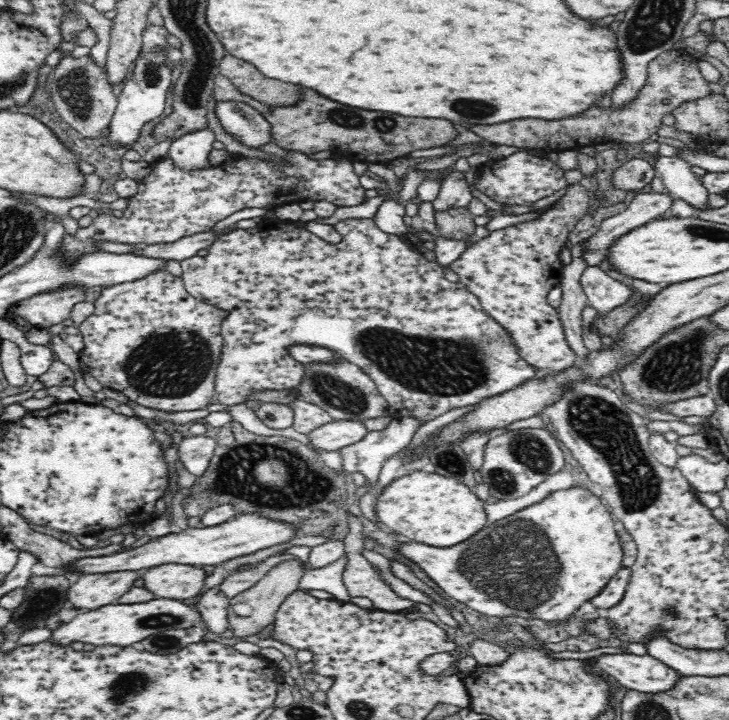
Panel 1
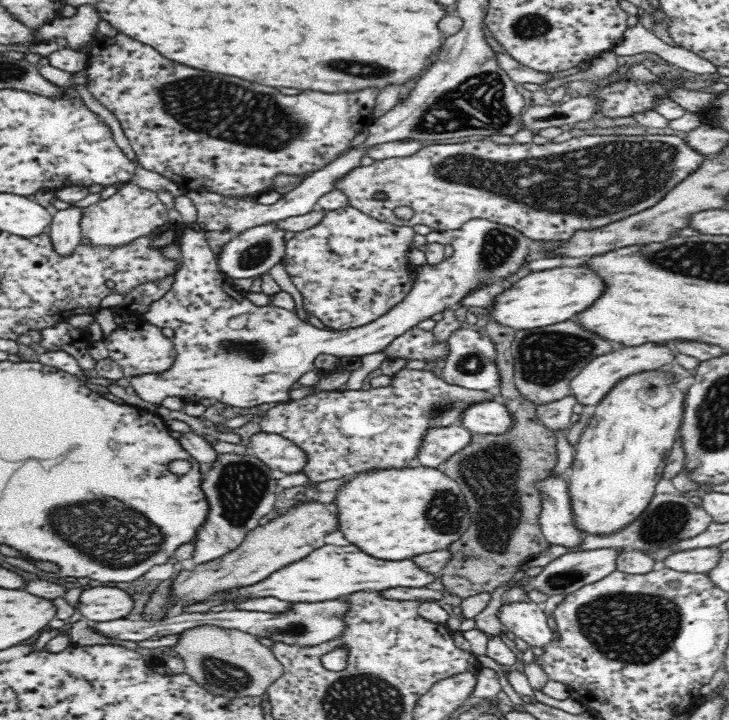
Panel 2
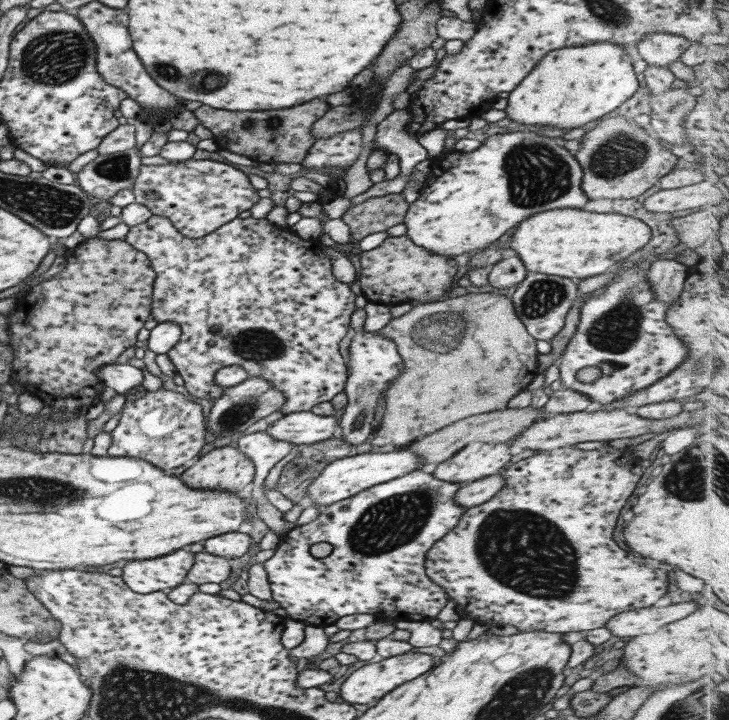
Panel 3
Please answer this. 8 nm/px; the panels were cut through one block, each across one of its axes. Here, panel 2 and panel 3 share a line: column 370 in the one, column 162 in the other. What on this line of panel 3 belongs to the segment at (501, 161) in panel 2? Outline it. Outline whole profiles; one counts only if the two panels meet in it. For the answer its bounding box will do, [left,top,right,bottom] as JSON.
[132,159,258,238]

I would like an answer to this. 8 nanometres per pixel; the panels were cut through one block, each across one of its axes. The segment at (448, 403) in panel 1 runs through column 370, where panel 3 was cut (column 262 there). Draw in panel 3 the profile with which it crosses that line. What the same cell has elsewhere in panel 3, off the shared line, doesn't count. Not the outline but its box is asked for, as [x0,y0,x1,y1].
[123,215,356,415]

